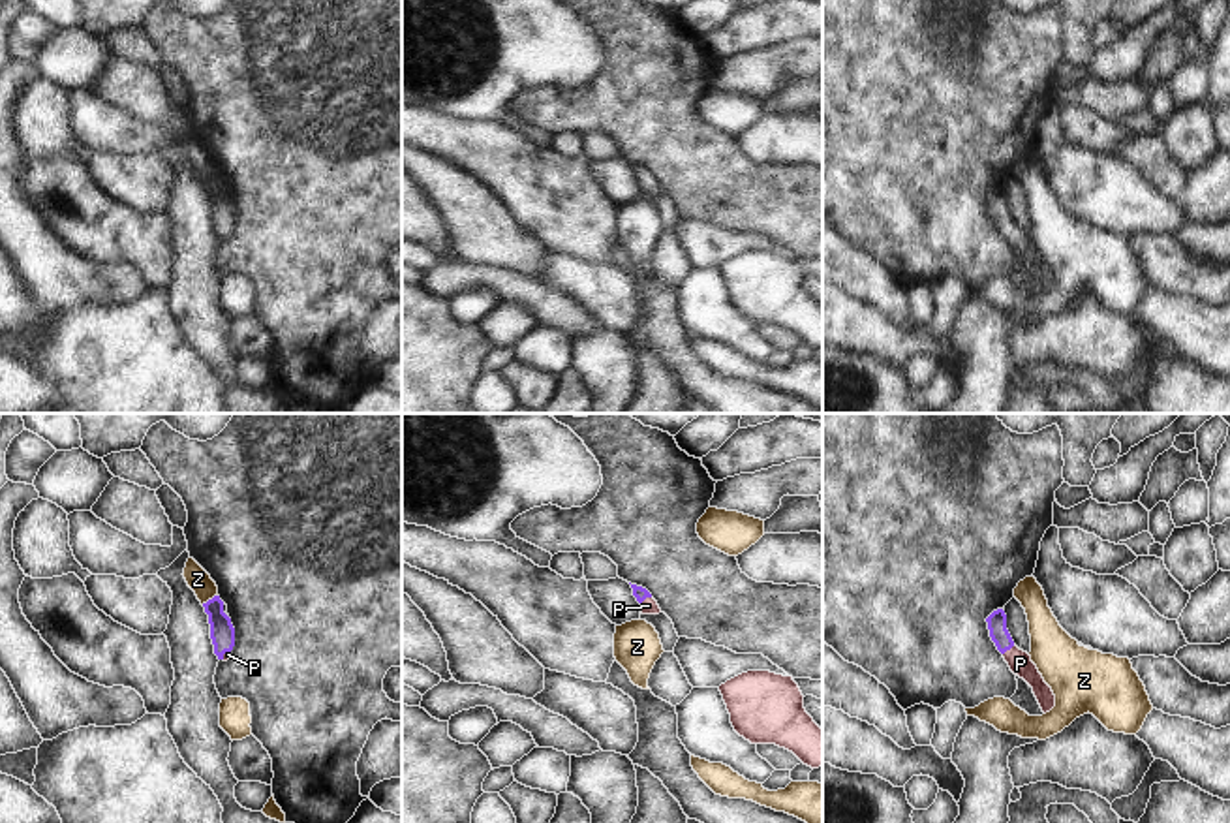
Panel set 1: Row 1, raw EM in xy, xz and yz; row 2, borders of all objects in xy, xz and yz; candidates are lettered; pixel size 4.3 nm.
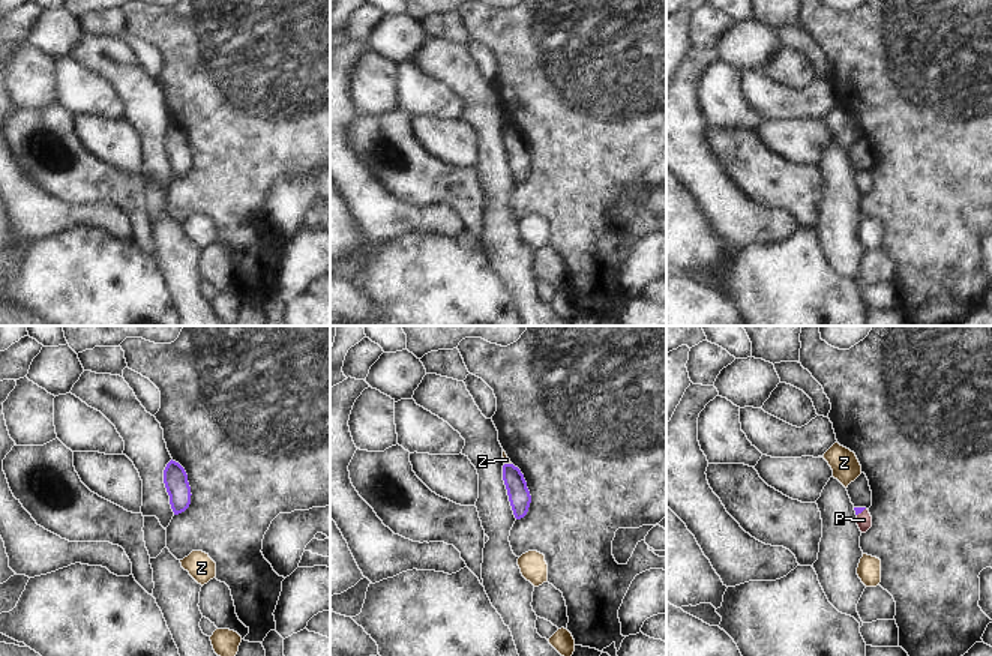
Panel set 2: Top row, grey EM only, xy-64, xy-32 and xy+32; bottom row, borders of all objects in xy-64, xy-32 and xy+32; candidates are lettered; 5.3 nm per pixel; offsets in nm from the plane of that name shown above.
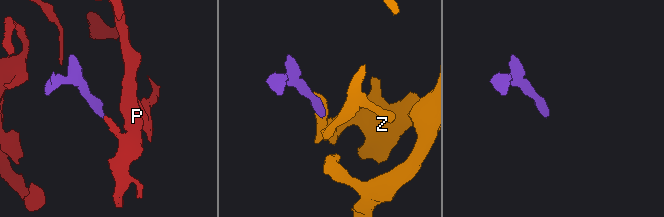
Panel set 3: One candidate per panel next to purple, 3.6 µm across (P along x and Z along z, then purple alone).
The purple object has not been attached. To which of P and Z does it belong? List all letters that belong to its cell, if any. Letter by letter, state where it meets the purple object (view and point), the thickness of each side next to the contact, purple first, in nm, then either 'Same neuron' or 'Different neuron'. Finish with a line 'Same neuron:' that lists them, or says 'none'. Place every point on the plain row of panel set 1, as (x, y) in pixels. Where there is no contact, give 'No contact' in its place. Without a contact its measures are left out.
P: Touches purple at yz (1009, 228). Thickness 80 nm (purple) against 100 nm. Same neuron
Z: Touches purple at xy (209, 179). Thickness 110 nm (purple) against 100 nm. Different neuron
Same neuron: P.

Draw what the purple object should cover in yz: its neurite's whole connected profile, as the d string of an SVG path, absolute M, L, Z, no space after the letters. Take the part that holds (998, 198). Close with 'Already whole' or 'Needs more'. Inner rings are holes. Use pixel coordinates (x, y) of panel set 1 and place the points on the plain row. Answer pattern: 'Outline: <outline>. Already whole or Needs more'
Outline: M1003 188L993 190L986 197L986 201L988 201L990 216L995 222L997 229L1003 233L1010 250L1018 254L1020 257L1023 257L1033 267L1033 272L1042 291L1044 293L1050 291L1055 286L1055 274L1052 267L1044 261L1037 244L1031 241L1031 235L1014 224L1007 209L1005 190Z. Needs more.

